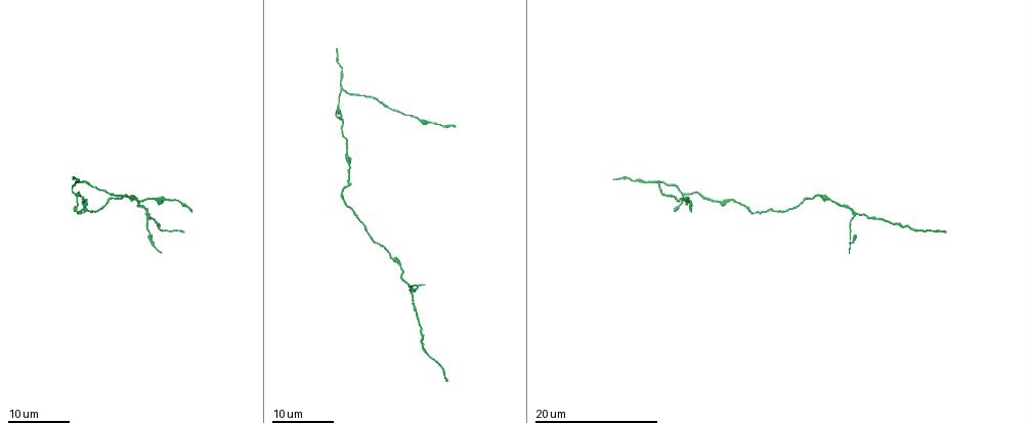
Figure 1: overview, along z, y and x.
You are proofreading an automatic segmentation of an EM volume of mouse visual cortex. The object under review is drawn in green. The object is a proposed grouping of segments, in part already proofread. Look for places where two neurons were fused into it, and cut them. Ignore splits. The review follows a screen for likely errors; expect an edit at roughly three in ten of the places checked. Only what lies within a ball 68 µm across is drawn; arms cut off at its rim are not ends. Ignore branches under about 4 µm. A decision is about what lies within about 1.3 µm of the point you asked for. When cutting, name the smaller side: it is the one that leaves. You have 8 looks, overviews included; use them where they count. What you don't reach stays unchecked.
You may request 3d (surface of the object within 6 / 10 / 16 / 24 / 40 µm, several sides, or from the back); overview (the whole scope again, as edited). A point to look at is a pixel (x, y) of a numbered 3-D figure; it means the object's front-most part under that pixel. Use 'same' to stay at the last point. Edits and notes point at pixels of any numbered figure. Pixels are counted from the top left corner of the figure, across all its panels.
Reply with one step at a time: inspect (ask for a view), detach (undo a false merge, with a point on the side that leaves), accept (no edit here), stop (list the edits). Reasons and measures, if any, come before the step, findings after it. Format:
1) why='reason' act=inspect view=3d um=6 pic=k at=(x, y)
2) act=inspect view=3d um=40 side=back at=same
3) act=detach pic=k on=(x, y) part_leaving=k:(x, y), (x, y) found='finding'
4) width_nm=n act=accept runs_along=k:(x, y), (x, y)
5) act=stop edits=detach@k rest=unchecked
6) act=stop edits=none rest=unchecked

why='calibre changes' act=inspect view=3d um=24 pic=1 at=(732, 201)

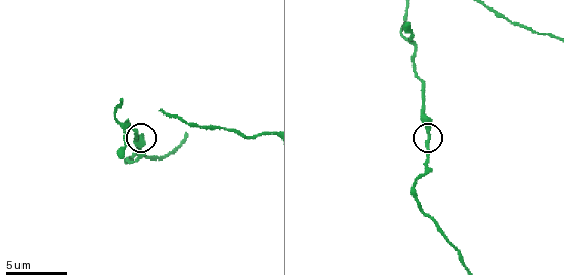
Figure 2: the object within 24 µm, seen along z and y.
act=inspect view=3d um=6 pic=2 at=(429, 136)

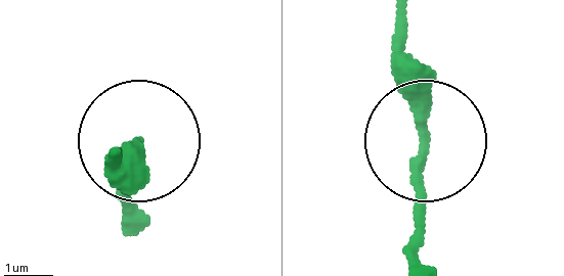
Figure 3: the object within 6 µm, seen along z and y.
act=inspect view=3d um=6 side=back pic=3 at=(422, 145)

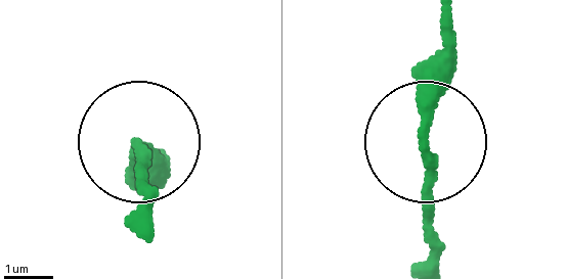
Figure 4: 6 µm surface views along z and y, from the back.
act=accept runs_along=4:(434, 262), (422, 102), (446, 17) found='all the same neuron'

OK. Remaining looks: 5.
why='a fork' act=inspect view=3d um=16 pic=1 at=(342, 88)

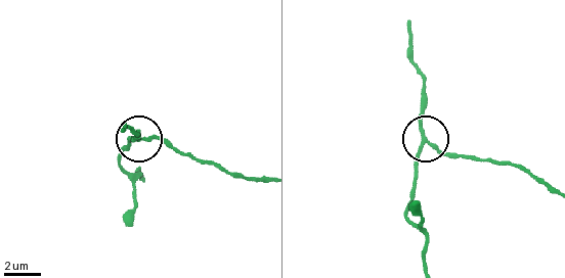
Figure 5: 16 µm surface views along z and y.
act=inspect view=3d um=10 pic=5 at=(143, 138)

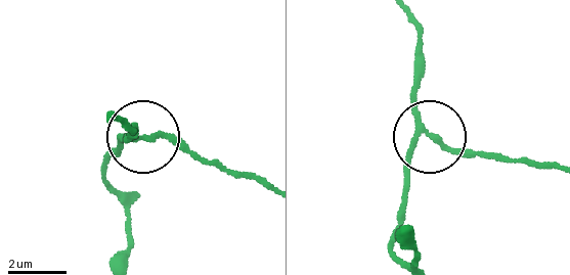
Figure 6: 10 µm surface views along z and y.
arms=3 act=accept runs_along=6:(399, 258), (392, 242), (406, 154), (424, 131), (413, 62) found='all the same neuron'

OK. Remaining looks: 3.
why='calibre changes' act=inspect view=3d um=16 pic=1 at=(391, 256)

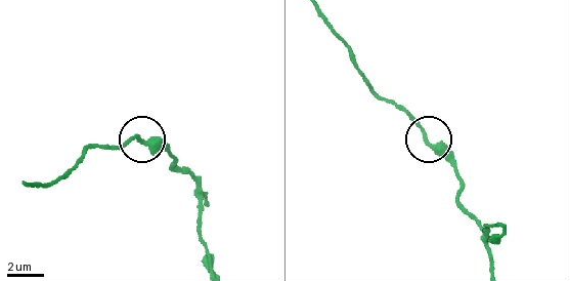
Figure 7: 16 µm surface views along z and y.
act=inspect view=3d um=10 pic=7 at=(139, 136)

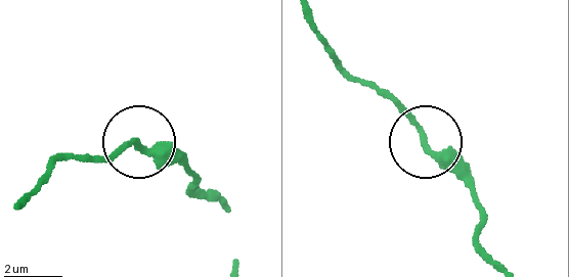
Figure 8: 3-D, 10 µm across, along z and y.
width_nm=210 act=accept found='one neuron here'

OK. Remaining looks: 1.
act=stop edits=none rest=unchecked

